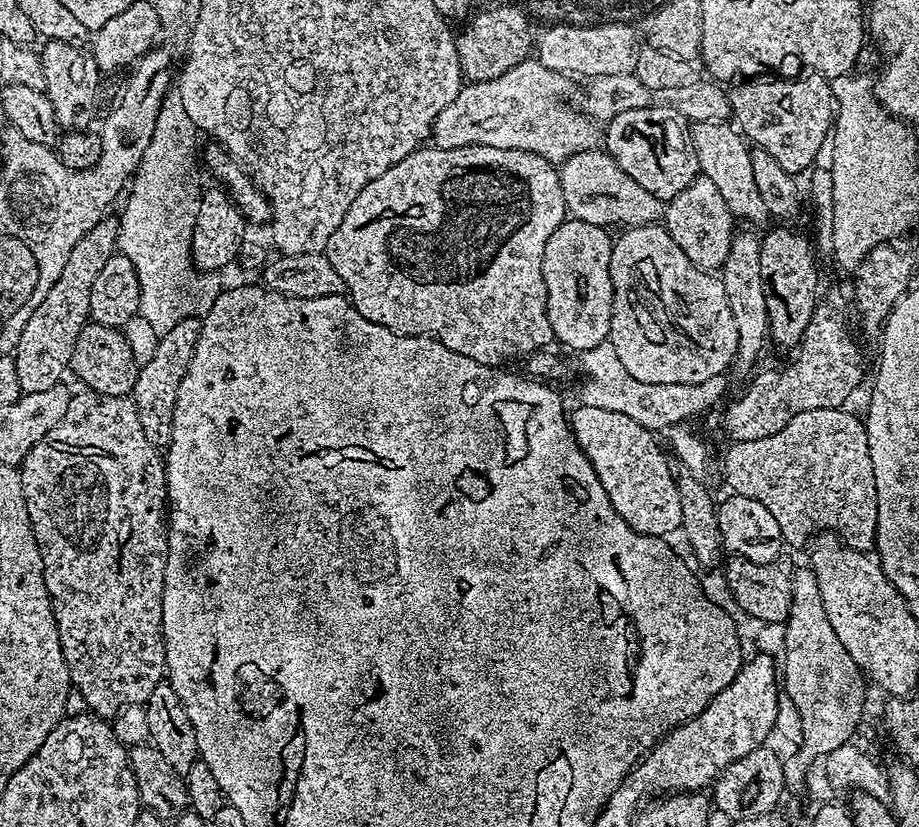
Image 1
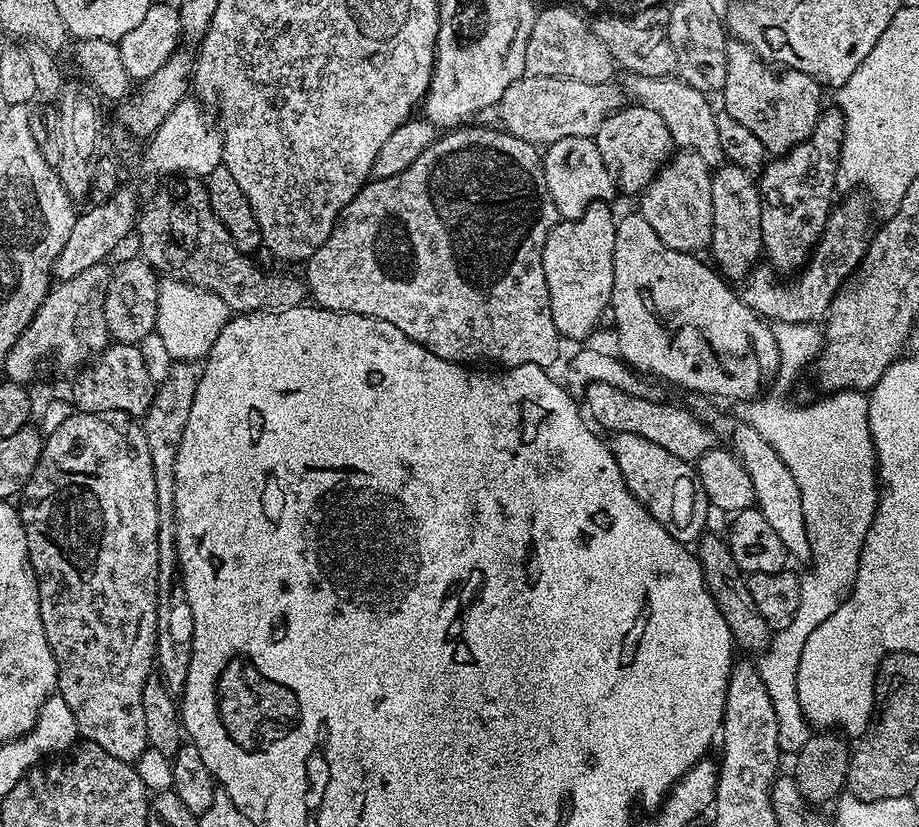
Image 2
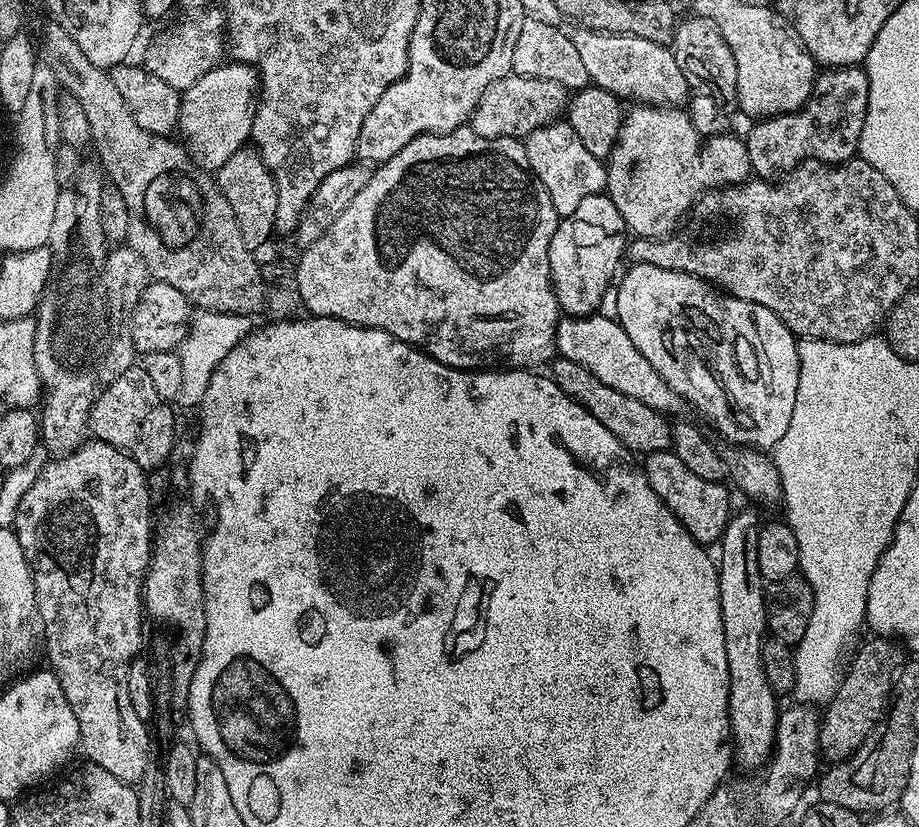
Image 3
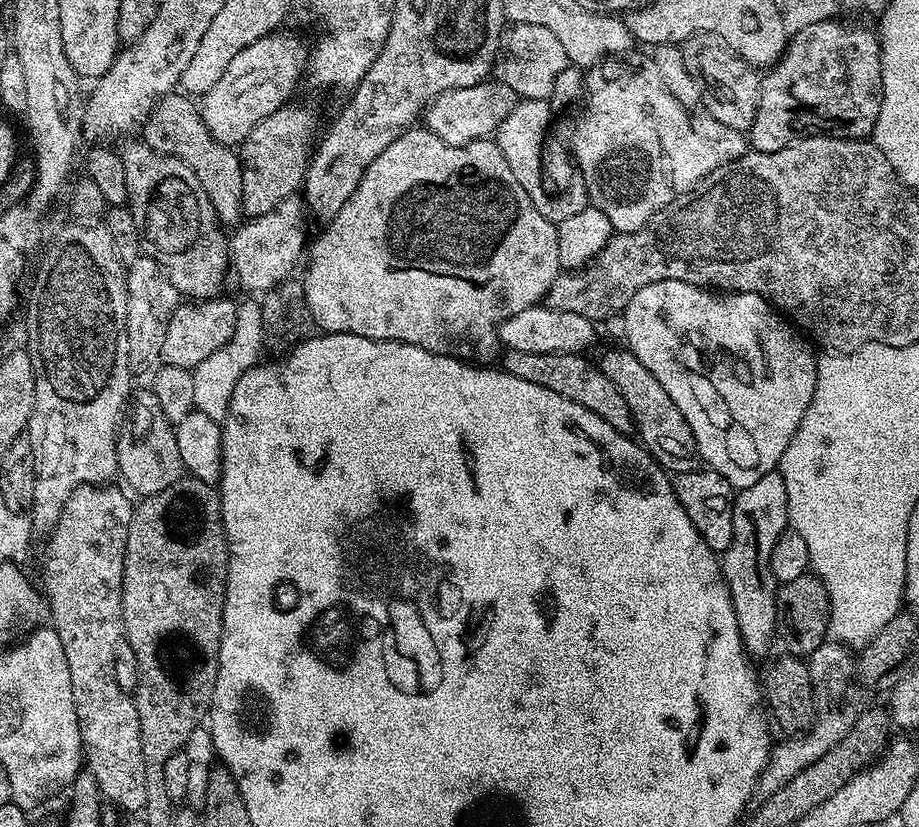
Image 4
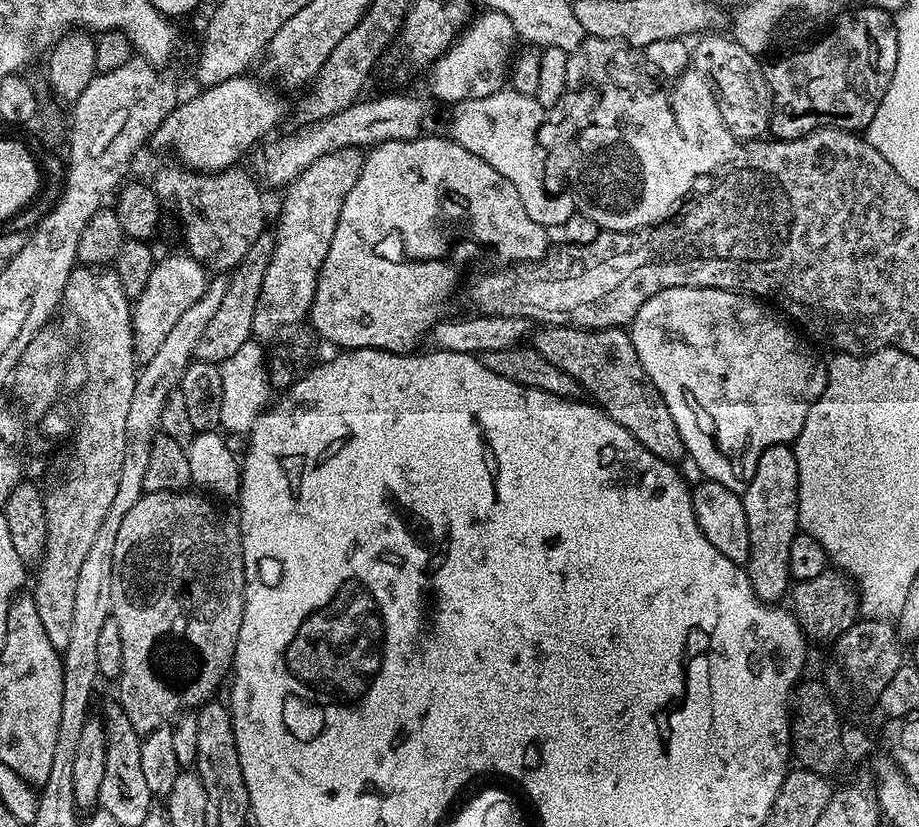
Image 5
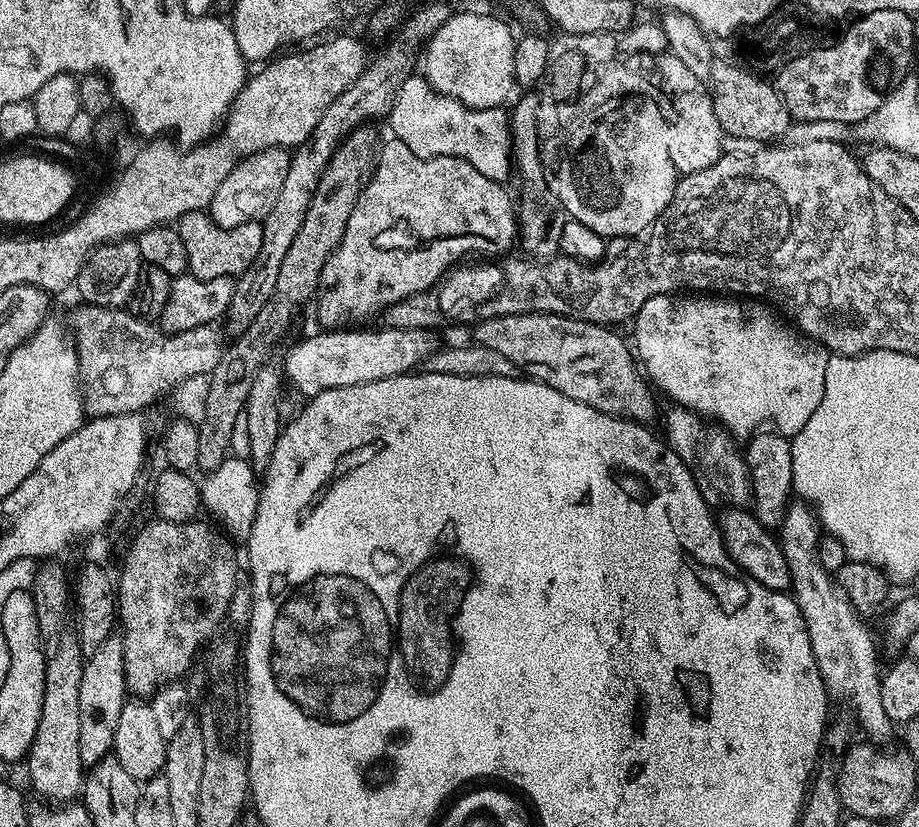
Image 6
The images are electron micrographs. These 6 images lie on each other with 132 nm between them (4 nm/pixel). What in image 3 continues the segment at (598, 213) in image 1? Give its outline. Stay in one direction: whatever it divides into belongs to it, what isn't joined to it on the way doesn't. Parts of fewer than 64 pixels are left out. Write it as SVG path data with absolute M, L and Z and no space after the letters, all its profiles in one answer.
M566 122L547 124L534 130L523 141L526 158L532 167L532 173L550 194L550 202L554 202L557 217L563 218L574 214L578 202L582 198L603 193L608 186L608 169L605 161L594 158L586 146L582 146L578 134Z

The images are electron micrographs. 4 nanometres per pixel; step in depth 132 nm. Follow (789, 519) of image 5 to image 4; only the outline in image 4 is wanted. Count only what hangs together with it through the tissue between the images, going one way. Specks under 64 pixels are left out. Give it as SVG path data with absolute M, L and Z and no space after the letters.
M779 471L766 474L754 482L754 486L746 486L736 492L734 502L734 538L730 546L722 554L724 581L728 584L730 598L734 606L734 618L738 618L738 634L742 638L744 648L749 657L764 656L772 648L772 640L777 639L776 630L776 590L777 583L770 568L770 554L774 551L774 542L789 527L788 495L786 482L782 482Z

